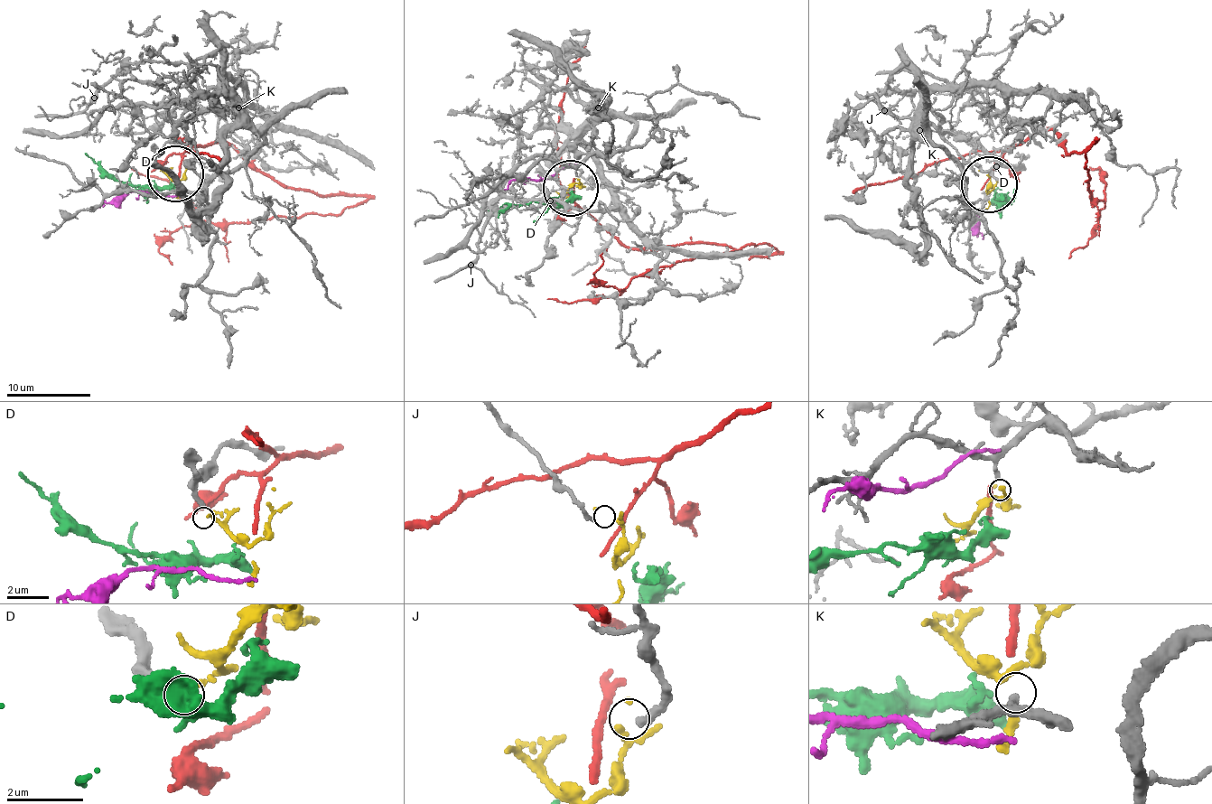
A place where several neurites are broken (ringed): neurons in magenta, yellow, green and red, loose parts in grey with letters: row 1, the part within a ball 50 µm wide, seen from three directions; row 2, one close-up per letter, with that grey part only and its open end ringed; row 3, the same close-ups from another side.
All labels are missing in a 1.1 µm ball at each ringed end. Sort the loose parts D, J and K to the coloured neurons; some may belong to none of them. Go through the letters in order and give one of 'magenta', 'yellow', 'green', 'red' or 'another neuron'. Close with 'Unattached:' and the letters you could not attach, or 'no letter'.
D: another neuron
J: another neuron
K: yellow
Unattached: D, J

